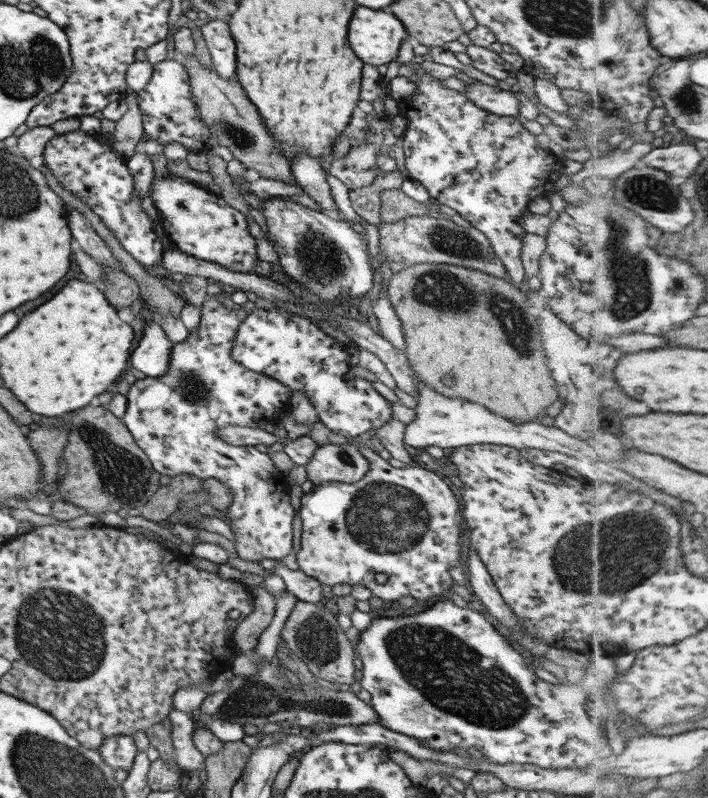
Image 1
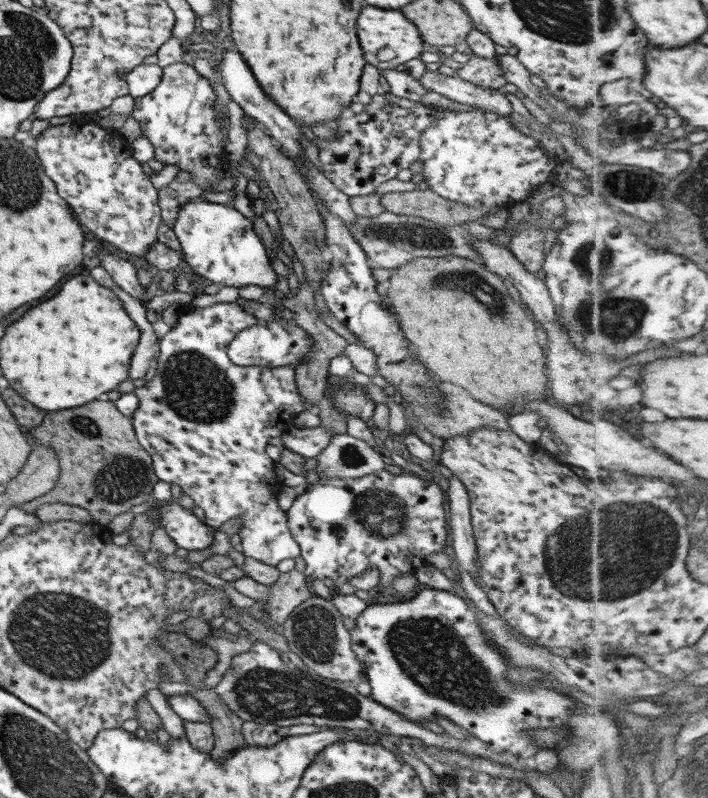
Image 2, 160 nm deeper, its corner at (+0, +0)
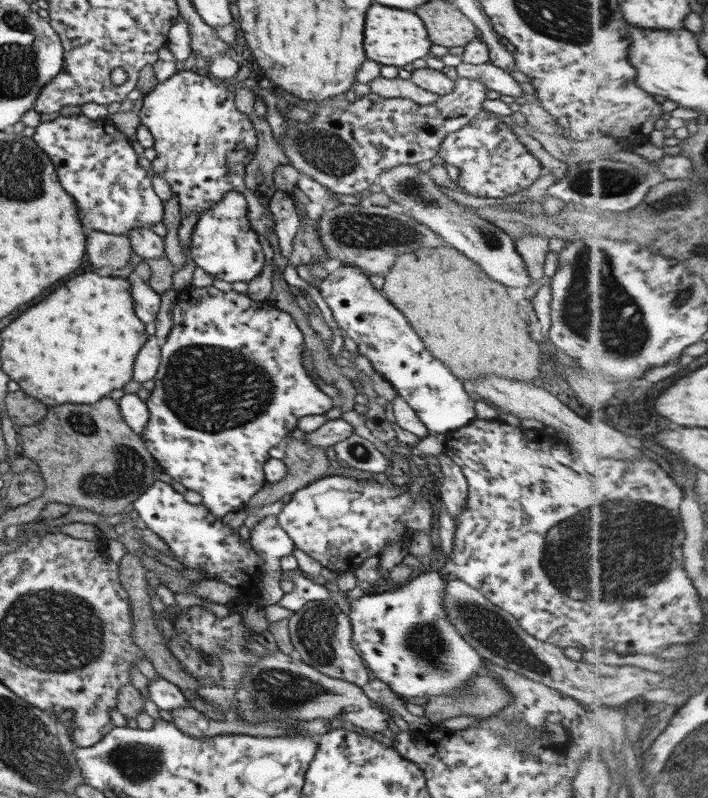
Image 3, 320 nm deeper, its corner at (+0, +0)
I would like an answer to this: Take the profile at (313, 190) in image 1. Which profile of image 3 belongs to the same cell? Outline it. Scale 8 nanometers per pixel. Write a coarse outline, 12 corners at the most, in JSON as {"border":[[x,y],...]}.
{"border":[[362,270],[319,284],[338,328],[428,431],[475,419],[435,360]]}

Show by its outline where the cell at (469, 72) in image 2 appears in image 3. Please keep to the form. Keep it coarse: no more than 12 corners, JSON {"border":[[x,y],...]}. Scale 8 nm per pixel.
{"border":[[457,78],[431,104],[373,93],[310,107],[278,138],[334,194],[436,156],[481,115]]}

